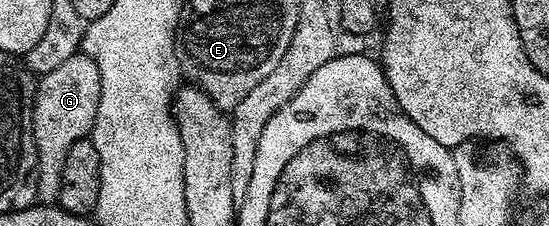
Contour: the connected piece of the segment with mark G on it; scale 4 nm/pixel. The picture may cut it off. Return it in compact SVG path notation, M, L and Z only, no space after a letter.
M79 54L68 58L56 70L45 73L38 80L38 93L34 95L34 145L38 151L36 169L36 196L41 203L57 205L64 158L72 142L87 139L94 131L96 110L100 106L100 70L90 56Z

